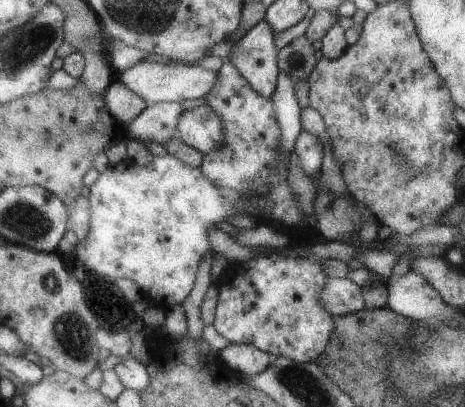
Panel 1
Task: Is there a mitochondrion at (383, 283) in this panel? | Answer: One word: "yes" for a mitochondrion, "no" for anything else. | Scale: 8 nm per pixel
no

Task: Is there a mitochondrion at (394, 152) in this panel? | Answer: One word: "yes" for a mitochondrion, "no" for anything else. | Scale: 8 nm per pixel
yes

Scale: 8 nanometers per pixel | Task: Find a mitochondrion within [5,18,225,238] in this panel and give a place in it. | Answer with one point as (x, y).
(46, 141)

